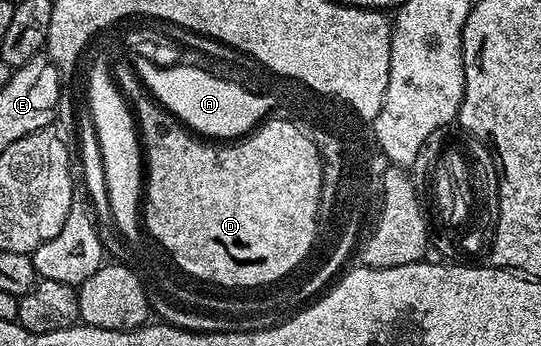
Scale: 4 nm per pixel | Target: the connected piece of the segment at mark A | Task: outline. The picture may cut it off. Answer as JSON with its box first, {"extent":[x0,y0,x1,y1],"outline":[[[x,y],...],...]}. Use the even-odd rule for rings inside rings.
{"extent":[134,57,273,139],"outline":[[[137,57],[134,68],[148,92],[177,121],[208,139],[239,139],[257,128],[273,107],[263,92],[253,93],[234,82],[224,82],[193,65],[156,66],[147,59]]]}

